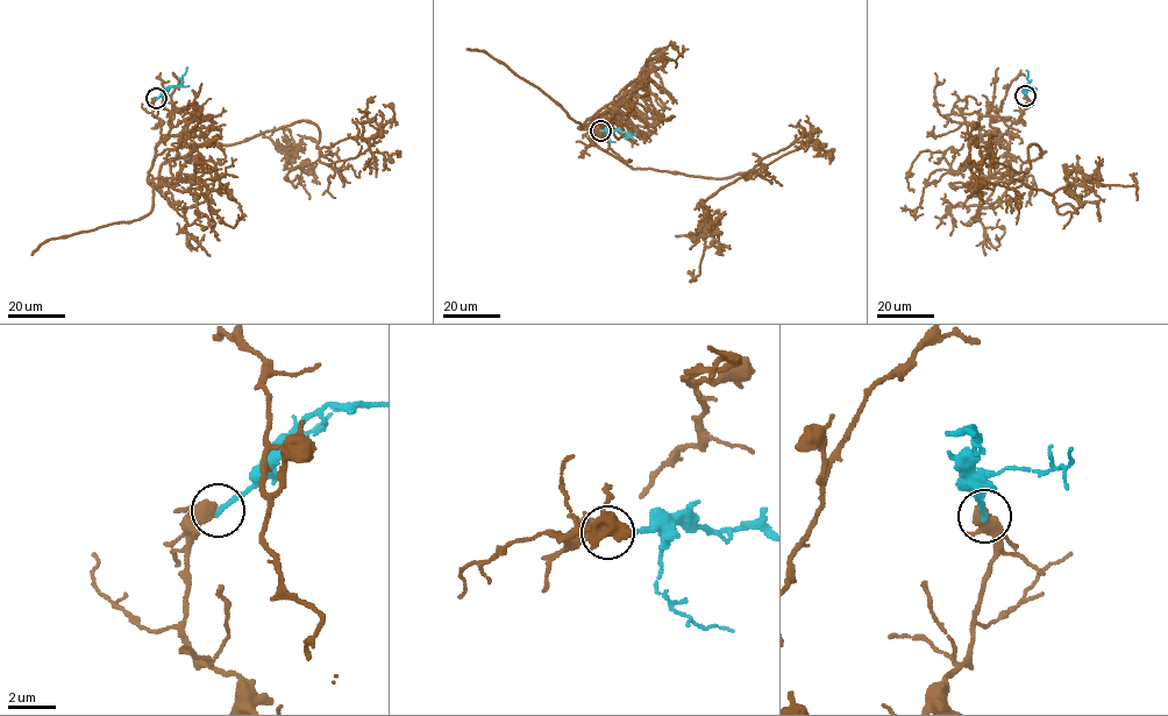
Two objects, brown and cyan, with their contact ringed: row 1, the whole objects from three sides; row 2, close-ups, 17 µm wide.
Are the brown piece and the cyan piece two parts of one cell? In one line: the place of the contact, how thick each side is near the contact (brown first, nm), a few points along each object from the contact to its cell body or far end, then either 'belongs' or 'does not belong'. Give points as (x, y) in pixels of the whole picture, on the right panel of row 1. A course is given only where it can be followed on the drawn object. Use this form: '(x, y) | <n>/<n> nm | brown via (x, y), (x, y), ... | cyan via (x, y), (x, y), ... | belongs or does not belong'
(1025, 96) | 340/200 nm | brown via (1025, 96), (1002, 136), (1009, 183), (1045, 151), (1034, 143), (1027, 186), (1136, 185), (1137, 200) | cyan via (1025, 96), (1023, 86), (1028, 83), (1026, 70) | does not belong

